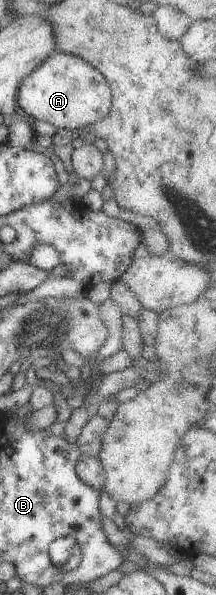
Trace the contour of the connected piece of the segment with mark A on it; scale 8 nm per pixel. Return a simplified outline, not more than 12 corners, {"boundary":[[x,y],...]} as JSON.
{"boundary":[[45,58],[17,102],[69,133],[111,112],[111,88],[89,61]]}

